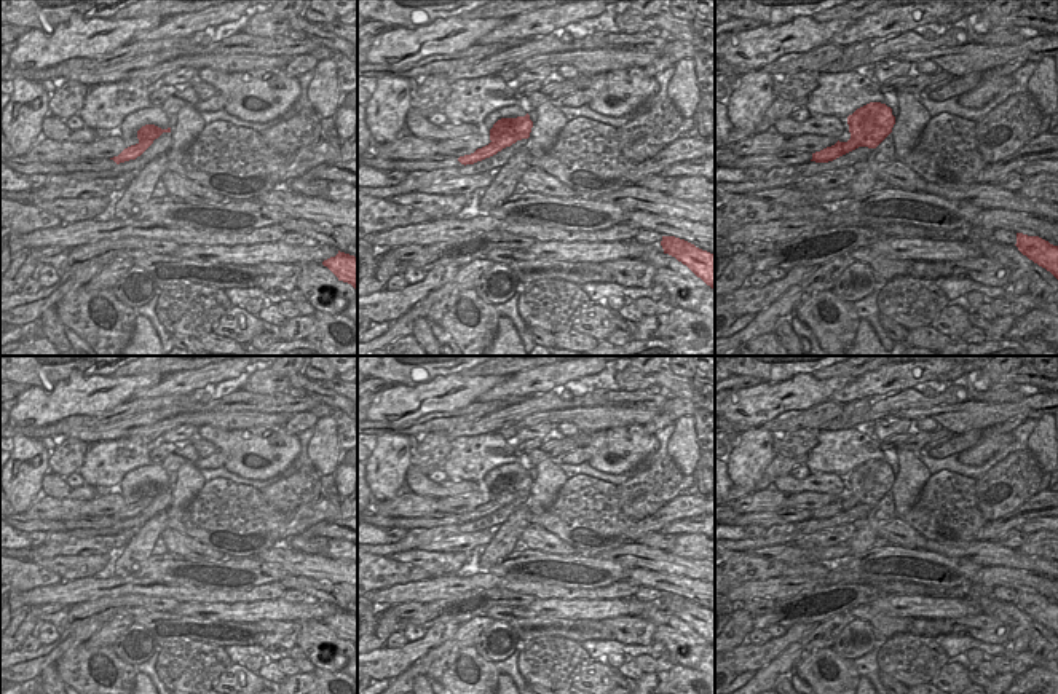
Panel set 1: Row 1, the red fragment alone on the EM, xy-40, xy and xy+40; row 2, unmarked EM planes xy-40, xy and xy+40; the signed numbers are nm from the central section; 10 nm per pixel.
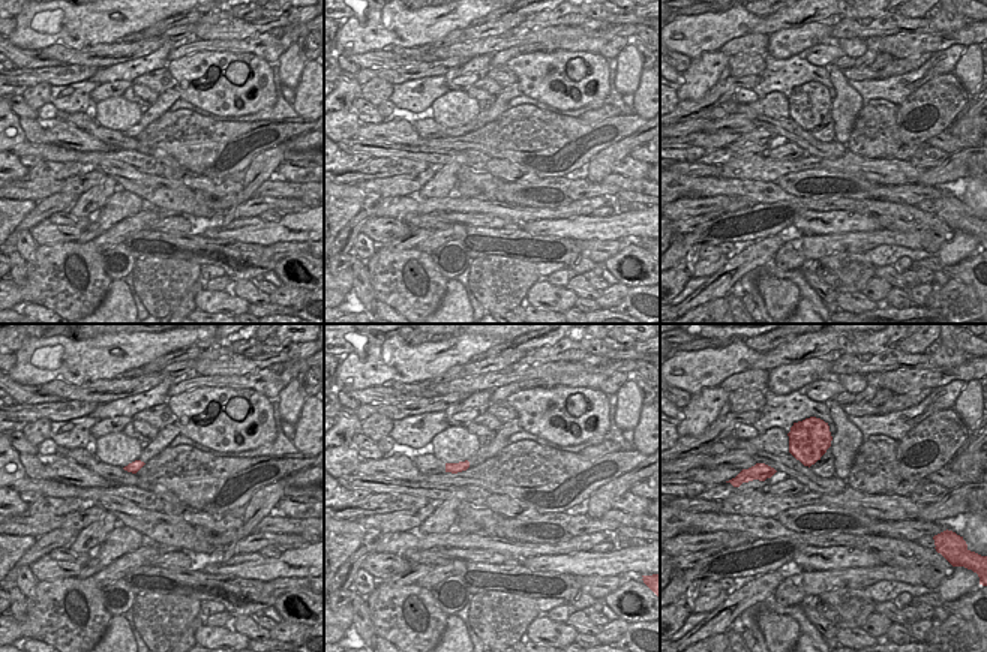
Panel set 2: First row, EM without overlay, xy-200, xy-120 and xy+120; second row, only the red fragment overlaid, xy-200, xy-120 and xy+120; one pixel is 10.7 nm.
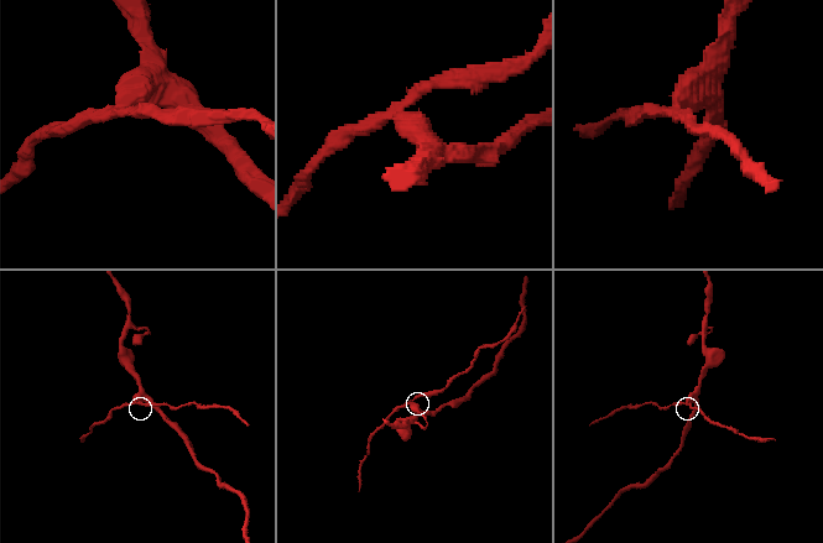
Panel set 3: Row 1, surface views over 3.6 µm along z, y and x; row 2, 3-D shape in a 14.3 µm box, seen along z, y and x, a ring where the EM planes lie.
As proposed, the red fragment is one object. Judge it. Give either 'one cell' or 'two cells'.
two cells

